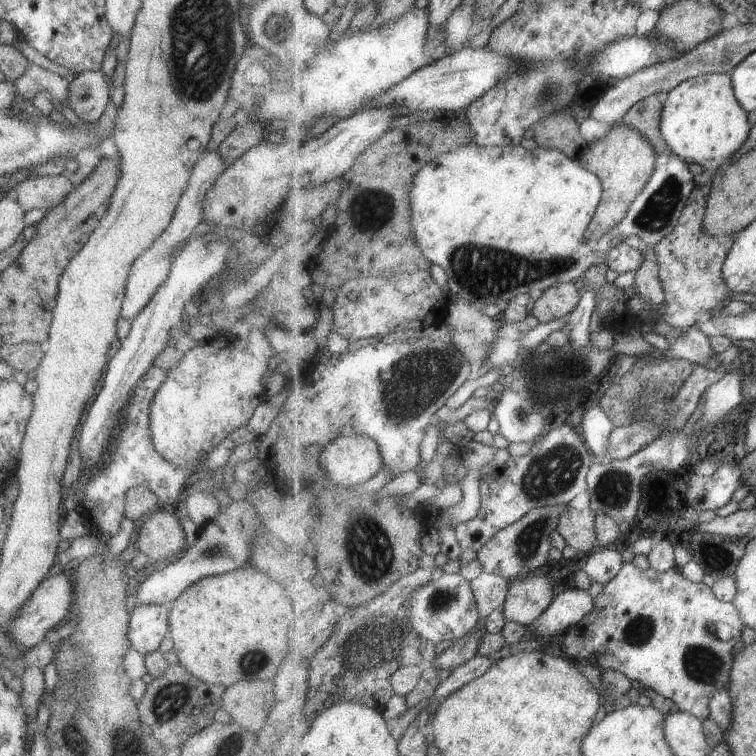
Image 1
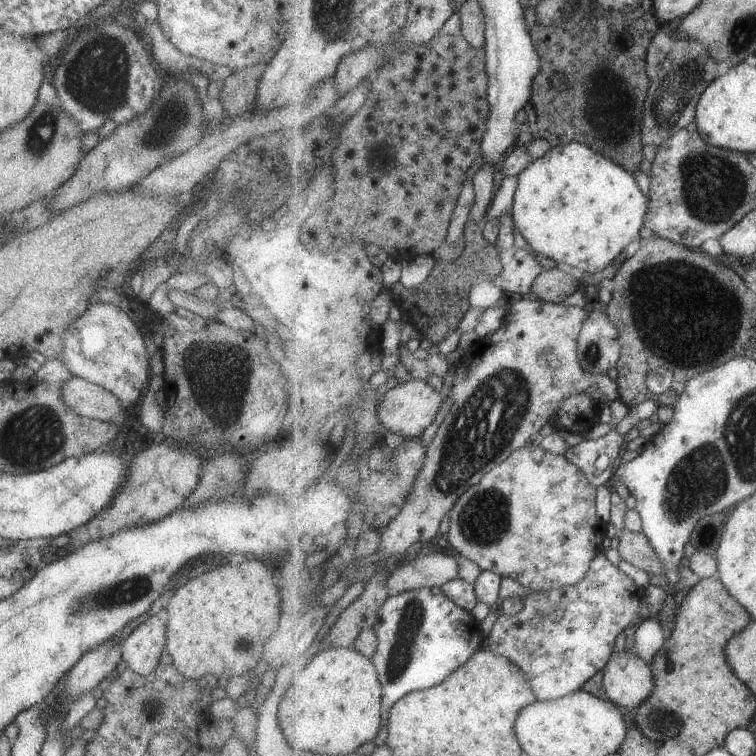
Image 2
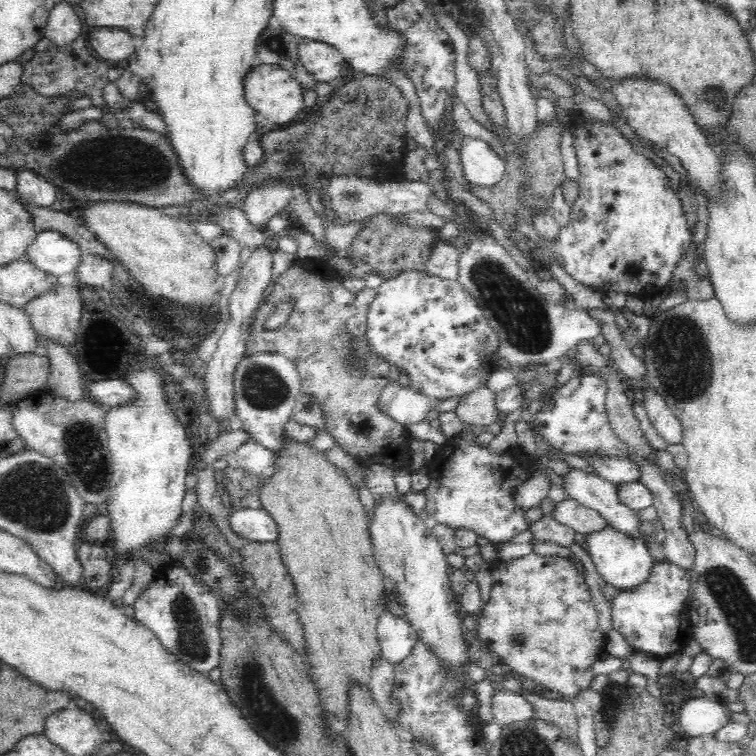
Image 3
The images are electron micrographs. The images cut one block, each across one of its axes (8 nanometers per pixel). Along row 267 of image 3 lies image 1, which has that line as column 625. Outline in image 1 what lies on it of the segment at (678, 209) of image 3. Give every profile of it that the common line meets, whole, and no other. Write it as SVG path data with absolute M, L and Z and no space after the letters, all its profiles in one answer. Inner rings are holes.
M626 562L620 574L609 583L603 585L602 591L594 600L594 608L589 612L578 624L571 626L565 633L563 638L561 650L571 660L574 660L579 665L589 663L595 666L600 671L616 671L625 674L631 681L638 681L646 688L652 689L665 699L671 699L673 703L681 711L697 716L699 719L710 717L710 699L717 693L719 688L725 688L730 682L731 672L733 670L734 655L739 650L743 649L743 628L746 623L744 622L738 607L734 602L722 602L717 595L714 594L712 588L707 584L693 583L691 580L685 578L681 571L676 571L675 568L668 572L661 573L654 570L651 566L646 570L641 570L639 566L635 566L633 562Z

